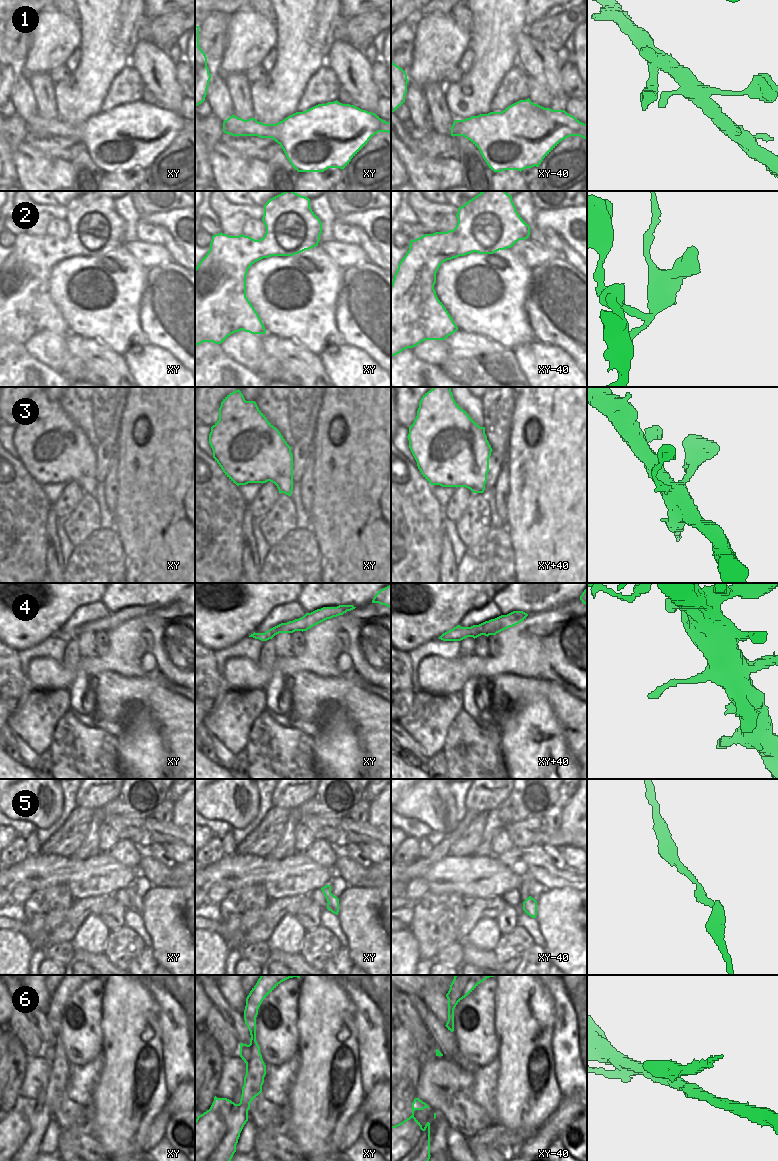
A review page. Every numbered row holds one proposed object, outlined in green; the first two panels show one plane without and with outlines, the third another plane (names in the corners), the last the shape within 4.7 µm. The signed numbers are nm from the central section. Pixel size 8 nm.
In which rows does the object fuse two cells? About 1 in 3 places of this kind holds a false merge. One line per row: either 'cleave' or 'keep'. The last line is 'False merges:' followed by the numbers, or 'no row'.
1: keep
2: keep
3: keep
4: keep
5: keep
6: cleave
False merges: 6

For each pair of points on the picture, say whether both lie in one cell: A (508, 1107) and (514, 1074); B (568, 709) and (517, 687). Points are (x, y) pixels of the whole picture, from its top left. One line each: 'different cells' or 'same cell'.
A: same cell
B: same cell

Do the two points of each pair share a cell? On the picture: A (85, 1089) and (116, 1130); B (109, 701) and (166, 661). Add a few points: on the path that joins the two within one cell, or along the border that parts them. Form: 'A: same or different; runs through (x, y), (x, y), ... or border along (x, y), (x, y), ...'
A: different; border along (100, 1075), (92, 1093), (92, 1106), (88, 1110)
B: different; border along (120, 674), (123, 676), (150, 678), (164, 688)

